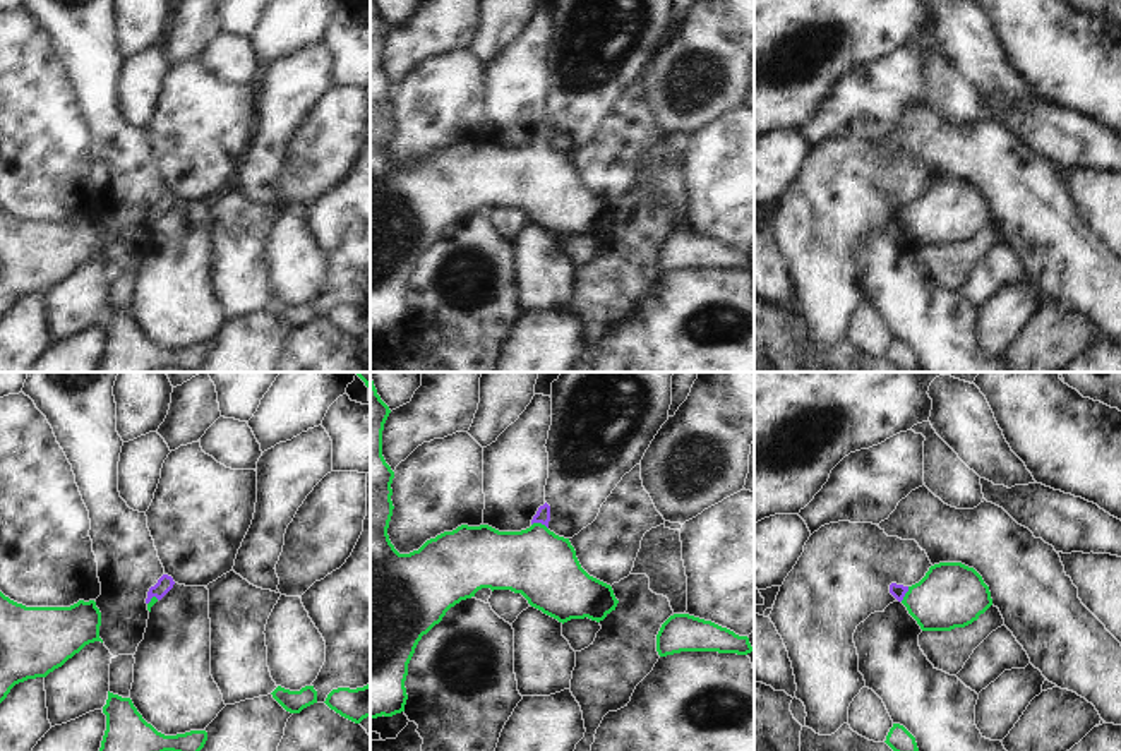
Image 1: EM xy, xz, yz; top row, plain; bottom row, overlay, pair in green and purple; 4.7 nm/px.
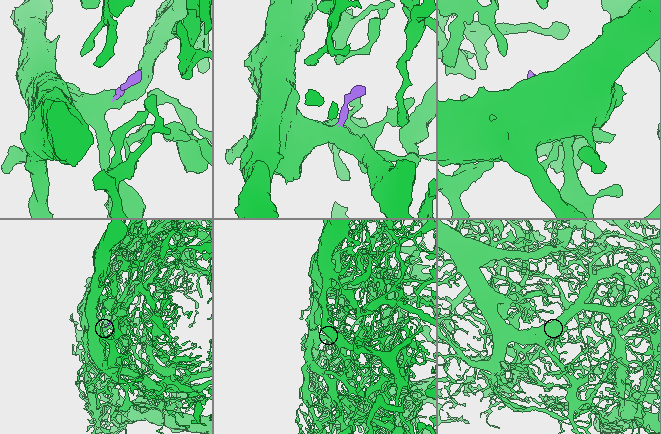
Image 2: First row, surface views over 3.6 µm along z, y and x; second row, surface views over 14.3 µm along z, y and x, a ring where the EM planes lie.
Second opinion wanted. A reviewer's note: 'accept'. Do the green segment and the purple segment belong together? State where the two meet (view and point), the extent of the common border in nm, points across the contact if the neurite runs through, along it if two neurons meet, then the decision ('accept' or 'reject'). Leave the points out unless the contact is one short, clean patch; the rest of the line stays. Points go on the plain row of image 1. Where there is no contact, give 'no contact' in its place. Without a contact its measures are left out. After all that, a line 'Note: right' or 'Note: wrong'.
contact xz (540, 139); length 80 nm; way xz (542, 182), (540, 139), (542, 131); accept
Note: right

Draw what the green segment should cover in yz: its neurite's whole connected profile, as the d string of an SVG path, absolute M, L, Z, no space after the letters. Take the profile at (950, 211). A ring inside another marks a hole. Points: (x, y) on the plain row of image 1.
M962 178L934 180L912 202L891 199L890 209L907 223L922 247L965 243L992 221L982 192Z

